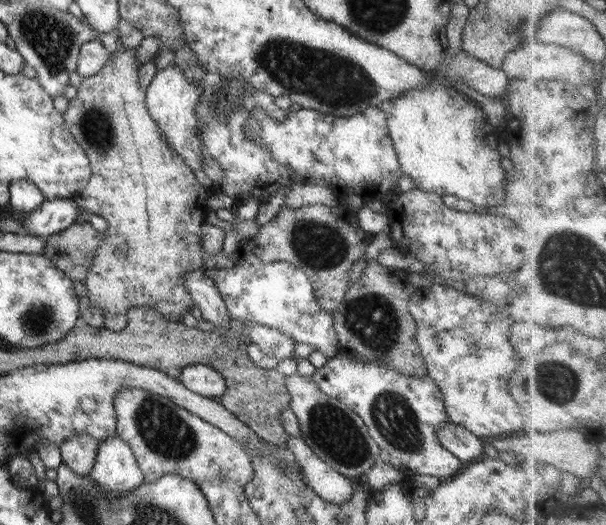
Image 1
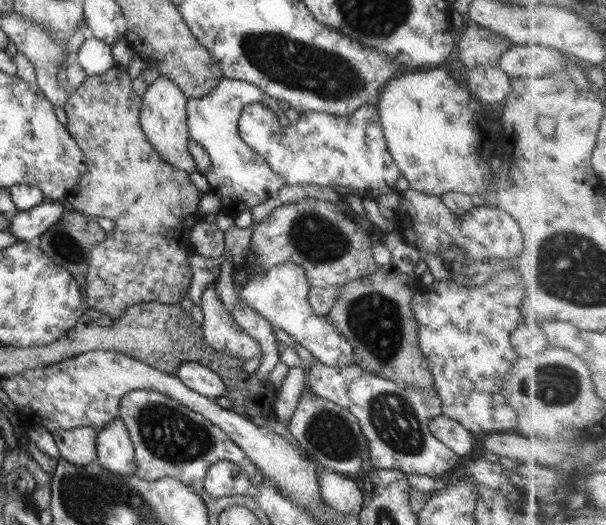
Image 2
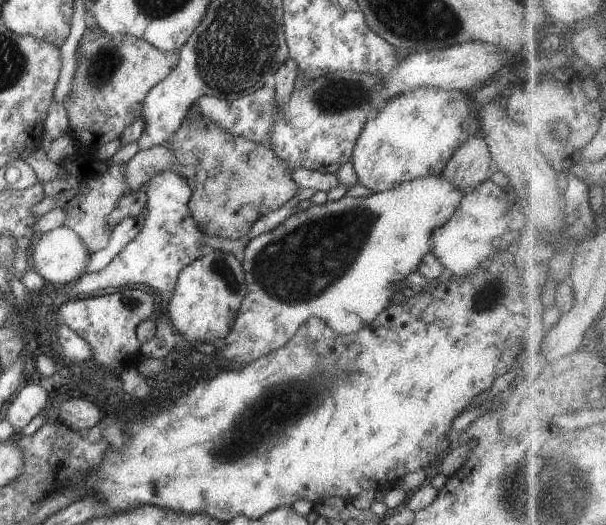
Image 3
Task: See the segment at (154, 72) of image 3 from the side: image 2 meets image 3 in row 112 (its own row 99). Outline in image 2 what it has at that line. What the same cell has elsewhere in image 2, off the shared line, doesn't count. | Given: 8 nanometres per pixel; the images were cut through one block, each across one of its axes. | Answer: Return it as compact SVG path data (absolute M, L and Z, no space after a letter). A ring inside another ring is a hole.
M113 66L110 71L102 75L88 76L88 79L84 81L82 86L78 86L72 94L69 94L66 104L63 108L66 111L68 123L66 128L72 135L72 138L77 142L78 147L82 150L86 158L87 172L79 178L79 181L74 186L74 191L64 196L63 202L70 208L81 212L82 214L91 217L104 217L112 219L116 226L114 230L107 233L107 237L104 242L97 244L90 253L88 274L86 276L86 294L87 302L90 306L93 306L101 313L109 314L110 317L117 320L119 316L125 311L125 308L138 303L164 303L164 304L176 304L182 300L182 294L186 294L189 291L191 284L191 266L188 262L188 257L191 256L191 252L195 250L192 244L190 235L192 227L203 220L203 213L198 211L198 202L203 195L190 180L189 173L183 170L178 170L172 165L166 163L166 160L160 158L160 155L156 153L156 149L152 147L152 144L148 142L139 120L141 116L141 110L144 108L144 104L141 98L138 97L134 91L132 91L133 81L130 79L127 68L123 66Z

